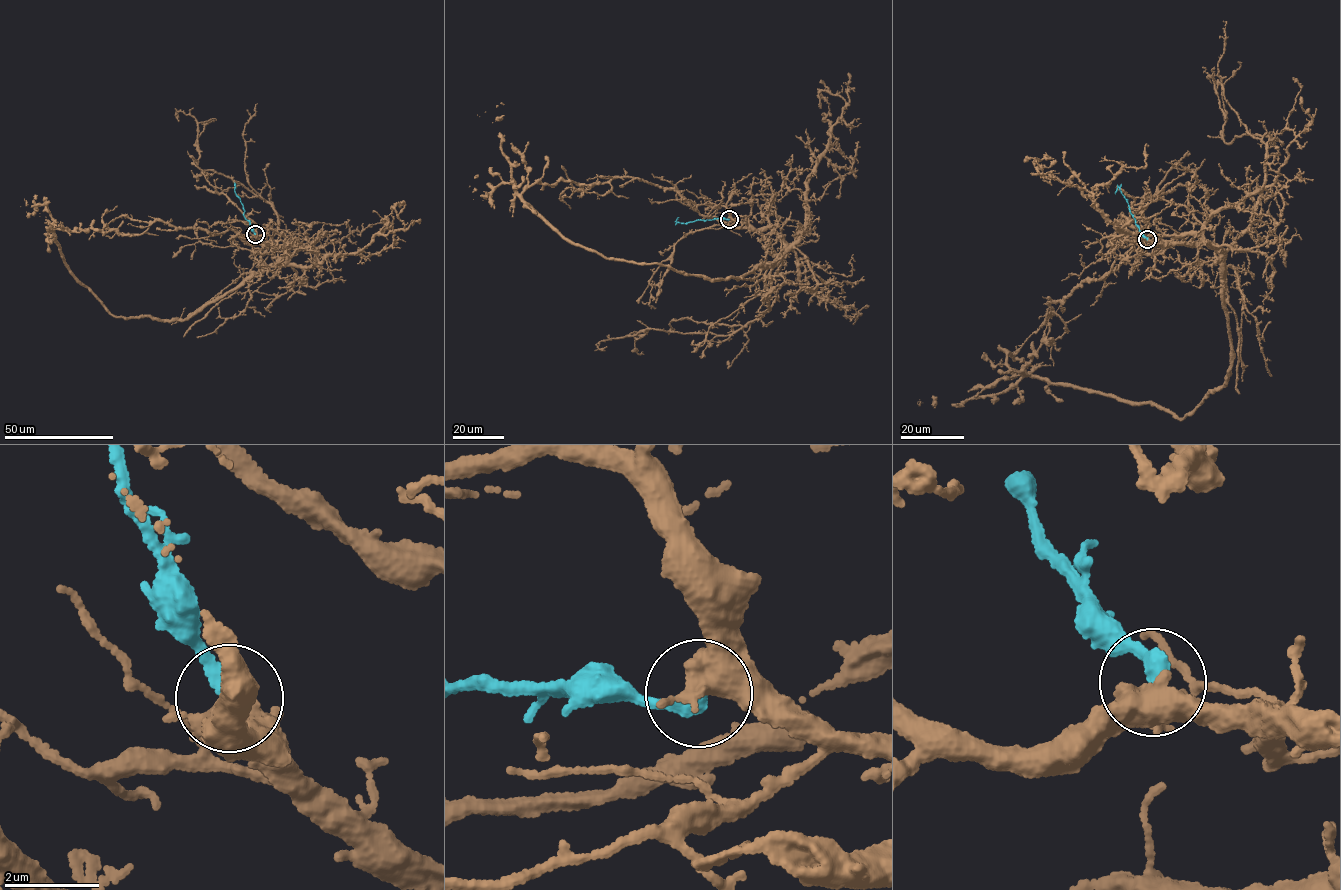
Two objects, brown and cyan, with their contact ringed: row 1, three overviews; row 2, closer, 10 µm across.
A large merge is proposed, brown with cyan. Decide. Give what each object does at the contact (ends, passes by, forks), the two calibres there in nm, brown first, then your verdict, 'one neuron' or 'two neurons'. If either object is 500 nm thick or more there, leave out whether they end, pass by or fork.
calibres 550 and 400 nm; one neuron

